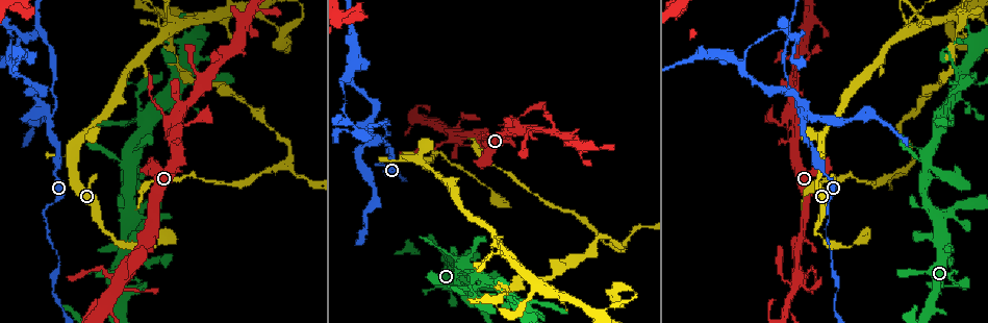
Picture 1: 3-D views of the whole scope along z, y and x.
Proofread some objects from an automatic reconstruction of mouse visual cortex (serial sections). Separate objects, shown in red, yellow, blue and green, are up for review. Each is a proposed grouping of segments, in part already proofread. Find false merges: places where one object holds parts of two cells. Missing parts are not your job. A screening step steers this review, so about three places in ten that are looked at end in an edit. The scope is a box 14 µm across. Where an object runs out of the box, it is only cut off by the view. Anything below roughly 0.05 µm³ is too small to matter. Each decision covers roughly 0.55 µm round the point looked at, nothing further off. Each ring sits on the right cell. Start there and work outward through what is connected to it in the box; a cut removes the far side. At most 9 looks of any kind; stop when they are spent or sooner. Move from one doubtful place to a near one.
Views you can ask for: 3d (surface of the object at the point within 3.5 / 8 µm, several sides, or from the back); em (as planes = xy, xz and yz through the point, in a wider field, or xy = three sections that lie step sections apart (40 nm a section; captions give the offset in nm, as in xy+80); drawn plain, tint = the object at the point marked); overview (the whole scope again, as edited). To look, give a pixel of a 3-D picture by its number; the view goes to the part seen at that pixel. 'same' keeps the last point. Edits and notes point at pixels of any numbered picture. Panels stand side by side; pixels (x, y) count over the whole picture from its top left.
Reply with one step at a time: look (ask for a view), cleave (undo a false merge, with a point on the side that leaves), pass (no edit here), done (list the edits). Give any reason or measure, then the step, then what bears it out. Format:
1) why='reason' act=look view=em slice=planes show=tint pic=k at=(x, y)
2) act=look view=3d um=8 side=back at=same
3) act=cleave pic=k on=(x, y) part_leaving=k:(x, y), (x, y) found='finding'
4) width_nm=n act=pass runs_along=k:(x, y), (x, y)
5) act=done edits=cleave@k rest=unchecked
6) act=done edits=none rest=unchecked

why='abrupt turn' act=look view=3d um=3.5 pic=1 at=(904, 32)

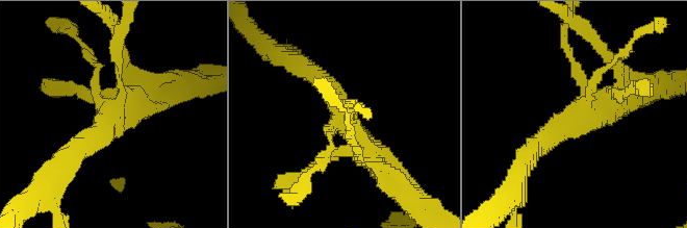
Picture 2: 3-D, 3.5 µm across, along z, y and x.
arms=4 arm_widths_nm=100,150,300,400 act=look view=em slice=xy step=5 show=tint pic=2 at=(111, 117)

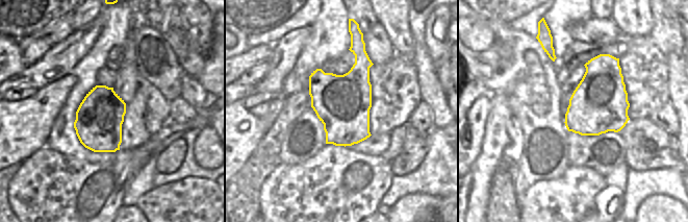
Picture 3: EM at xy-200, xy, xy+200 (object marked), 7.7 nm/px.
act=pass runs_along=2:(309, 71), (379, 170) found='one cell here'

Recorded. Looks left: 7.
why='three-way junction' act=look view=3d um=3.5 pic=1 at=(495, 303)

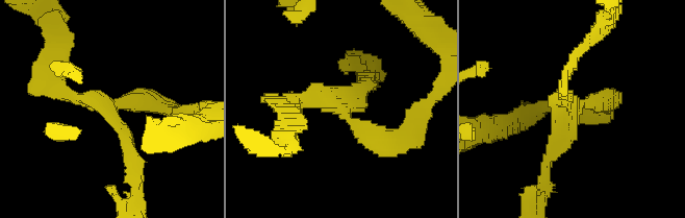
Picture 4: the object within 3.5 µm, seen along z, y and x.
arms=3 arm_widths_nm=200,200,300 act=look view=em slice=xy step=1 show=tint pic=4 at=(345, 113)

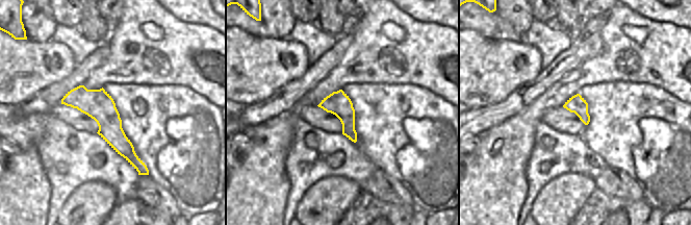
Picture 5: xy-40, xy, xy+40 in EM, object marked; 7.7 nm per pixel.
act=cleave pic=4 on=(325, 90) part_leaving=4:(345, 116), (361, 105), (371, 78) found='a second cell is stuck on'

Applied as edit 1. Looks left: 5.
act=look view=overview

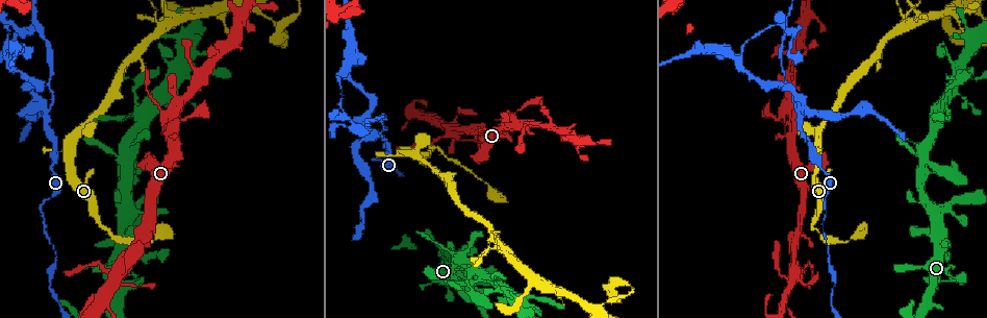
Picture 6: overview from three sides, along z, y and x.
why='a narrow waist' act=look view=3d um=3.5 pic=6 at=(375, 161)

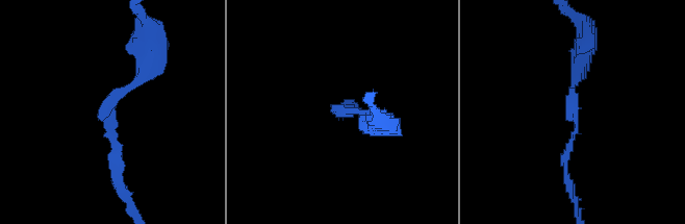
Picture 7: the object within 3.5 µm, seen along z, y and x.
why='shape alone is not enough' act=look view=em slice=xy step=2 show=tint pic=7 at=(106, 128)

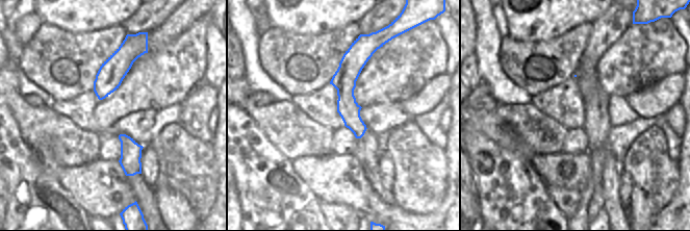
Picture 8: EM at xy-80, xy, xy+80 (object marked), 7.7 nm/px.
arm_widths_nm=150,150 act=pass runs_along=7:(145, 69), (106, 104), (123, 191) found='continuous, no second cell'

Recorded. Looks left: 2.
act=done edits=cleave@4 rest=unchecked

